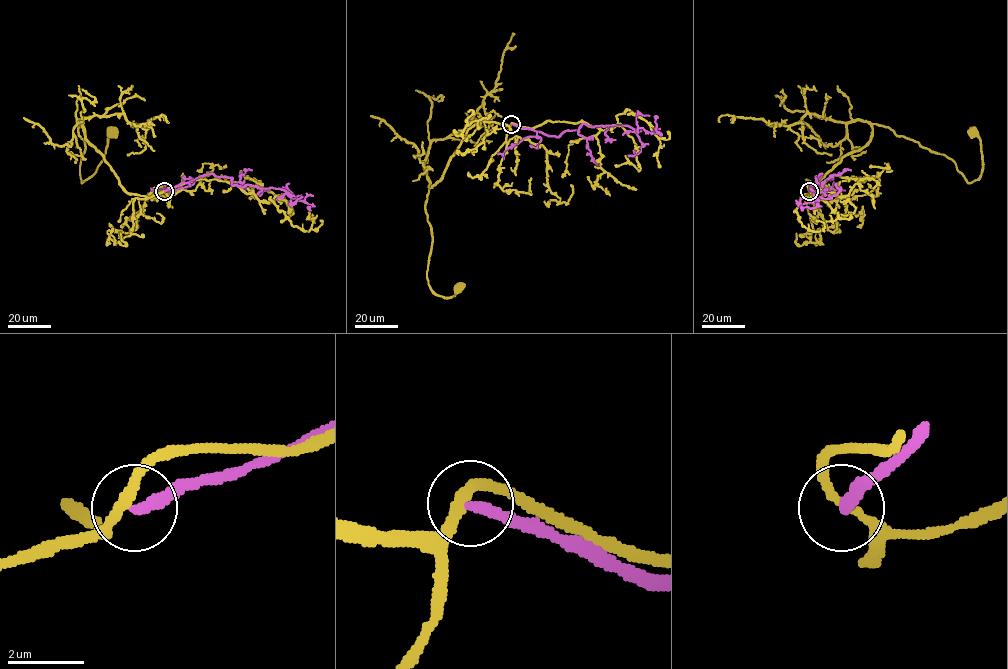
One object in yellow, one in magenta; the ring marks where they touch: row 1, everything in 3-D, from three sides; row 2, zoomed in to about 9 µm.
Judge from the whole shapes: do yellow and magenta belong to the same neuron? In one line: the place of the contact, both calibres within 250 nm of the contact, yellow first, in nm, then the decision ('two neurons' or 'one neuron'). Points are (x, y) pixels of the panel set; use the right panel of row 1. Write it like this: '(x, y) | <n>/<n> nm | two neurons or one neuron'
(809, 191) | 240/280 nm | two neurons

